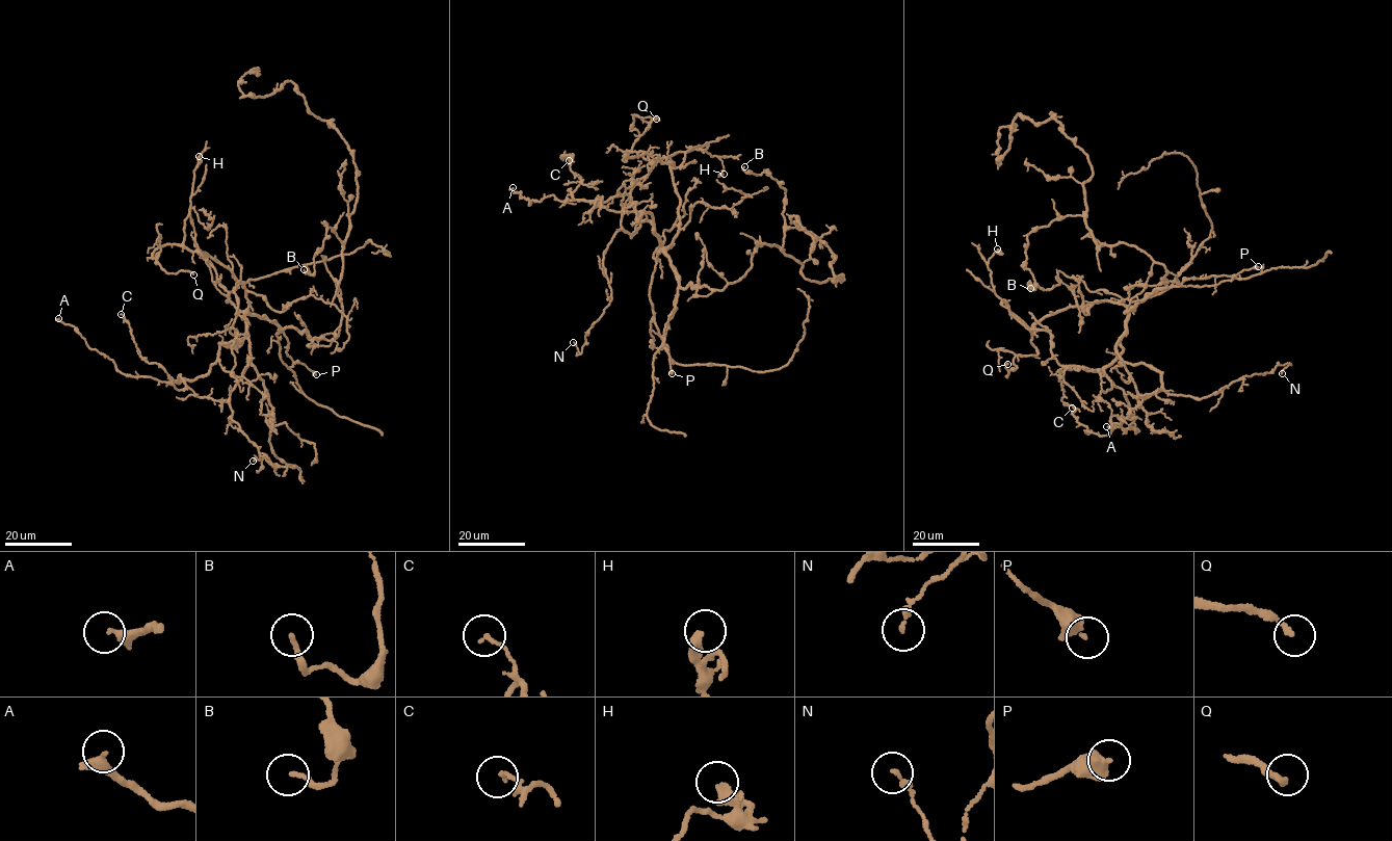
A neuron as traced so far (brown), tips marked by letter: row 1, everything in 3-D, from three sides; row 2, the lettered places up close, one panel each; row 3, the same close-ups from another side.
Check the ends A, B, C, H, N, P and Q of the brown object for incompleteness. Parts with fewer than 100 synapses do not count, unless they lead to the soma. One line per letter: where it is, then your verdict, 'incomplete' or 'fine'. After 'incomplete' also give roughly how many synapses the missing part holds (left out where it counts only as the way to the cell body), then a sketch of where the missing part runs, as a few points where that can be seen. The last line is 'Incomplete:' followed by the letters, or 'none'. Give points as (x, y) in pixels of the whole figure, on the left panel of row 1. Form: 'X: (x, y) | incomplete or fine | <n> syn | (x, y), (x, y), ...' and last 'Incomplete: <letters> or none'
A: (58, 318) | fine
B: (304, 269) | fine
C: (121, 314) | fine
H: (199, 156) | fine
N: (253, 461) | fine
P: (316, 374) | fine
Q: (193, 274) | fine
Incomplete: none

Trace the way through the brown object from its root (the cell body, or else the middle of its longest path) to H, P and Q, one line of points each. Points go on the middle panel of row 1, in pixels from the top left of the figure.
H: (713, 289), (680, 286), (666, 253), (678, 231), (679, 196), (660, 160), (699, 149), (721, 160), (724, 174)
P: (713, 289), (692, 287), (690, 283), (679, 288), (676, 307), (663, 334), (672, 373)
Q: (713, 289), (680, 286), (666, 253), (680, 219), (670, 166), (628, 155), (635, 114), (656, 119)

